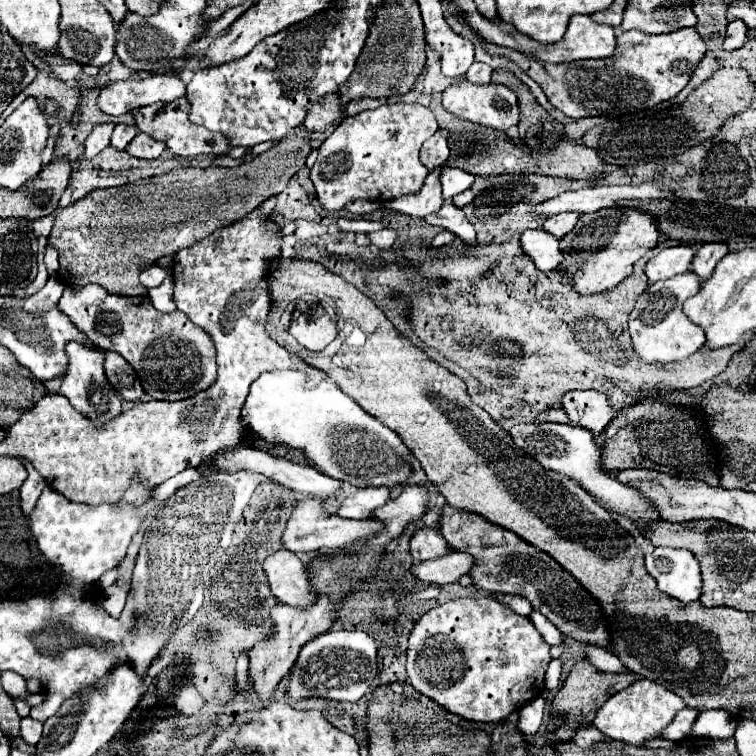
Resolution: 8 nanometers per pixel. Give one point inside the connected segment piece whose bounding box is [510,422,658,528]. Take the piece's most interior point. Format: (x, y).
(568, 449)

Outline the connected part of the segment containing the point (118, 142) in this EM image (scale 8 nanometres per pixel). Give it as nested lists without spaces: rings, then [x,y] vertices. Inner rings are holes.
[[[118,124],[118,126],[114,128],[114,134],[112,134],[112,146],[118,148],[118,150],[126,150],[134,136],[136,136],[136,128],[134,128],[134,126]]]

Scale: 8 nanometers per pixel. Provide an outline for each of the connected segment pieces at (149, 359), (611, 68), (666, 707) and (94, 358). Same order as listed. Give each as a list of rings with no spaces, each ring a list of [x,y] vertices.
[[[94,284],[82,288],[66,286],[58,306],[96,346],[120,352],[154,400],[186,400],[210,388],[216,380],[216,348],[210,334],[194,326],[180,310],[160,314],[148,296],[106,296],[106,290]]]
[[[682,28],[658,36],[640,30],[618,32],[616,52],[610,58],[580,60],[568,64],[540,62],[528,54],[492,46],[490,42],[484,42],[484,46],[492,56],[500,54],[514,60],[534,82],[542,86],[550,104],[574,120],[584,116],[616,118],[652,108],[662,100],[674,98],[688,84],[690,74],[706,52],[706,44],[694,28]]]
[[[644,678],[636,680],[632,686],[620,690],[618,694],[610,696],[596,712],[594,716],[594,726],[608,738],[620,740],[630,746],[644,746],[648,740],[662,738],[664,728],[672,722],[672,718],[684,708],[684,700],[674,694],[672,690]]]
[[[70,342],[66,346],[66,354],[70,356],[70,364],[62,378],[59,393],[67,398],[72,396],[74,409],[78,410],[82,416],[90,418],[94,424],[106,424],[106,422],[114,420],[116,416],[120,416],[122,398],[118,396],[118,392],[114,392],[114,388],[110,386],[110,382],[106,380],[106,376],[102,372],[102,352],[90,352],[86,348],[82,348],[82,344]]]

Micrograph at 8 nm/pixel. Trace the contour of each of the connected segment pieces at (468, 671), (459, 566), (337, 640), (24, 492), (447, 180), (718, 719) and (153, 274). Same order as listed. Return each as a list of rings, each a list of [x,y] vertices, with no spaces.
[[[452,598],[426,612],[408,638],[408,682],[424,696],[438,700],[446,710],[474,722],[500,722],[520,710],[544,690],[544,672],[550,664],[550,646],[538,636],[530,618],[516,614],[496,598]]]
[[[448,552],[446,556],[418,562],[410,568],[410,574],[422,584],[450,584],[460,576],[468,574],[474,566],[474,560],[462,552]]]
[[[324,632],[300,648],[284,692],[292,700],[326,698],[336,702],[356,702],[368,692],[376,674],[376,642],[366,632]]]
[[[26,464],[26,470],[28,470],[28,478],[20,488],[20,496],[22,496],[22,510],[28,516],[34,510],[34,504],[40,498],[42,490],[46,488],[46,480],[42,480],[42,476],[34,468],[30,468],[30,464]]]
[[[444,166],[442,174],[440,174],[440,182],[442,182],[442,198],[448,200],[448,198],[464,192],[466,188],[470,188],[474,184],[474,176],[464,170]]]
[[[704,710],[694,722],[692,736],[730,738],[736,732],[736,718],[726,710]]]
[[[152,264],[152,266],[148,266],[148,268],[144,268],[144,270],[140,272],[140,282],[142,282],[142,286],[146,286],[146,288],[156,288],[158,284],[164,282],[166,276],[168,276],[168,272],[166,272],[164,266]]]

